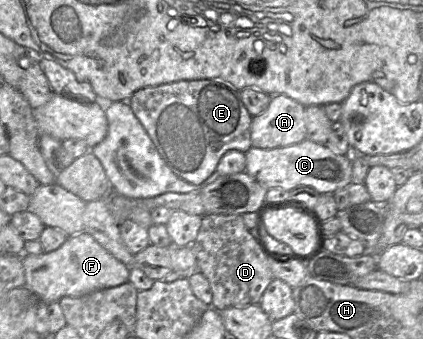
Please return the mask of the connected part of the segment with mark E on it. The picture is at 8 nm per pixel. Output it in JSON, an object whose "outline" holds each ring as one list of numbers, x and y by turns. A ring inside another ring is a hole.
{"outline":[[219,79,181,80,134,92,127,101,153,141,166,165,180,178,200,184,215,170,222,156,230,150,246,153,251,147,252,116,244,106,240,90]]}

